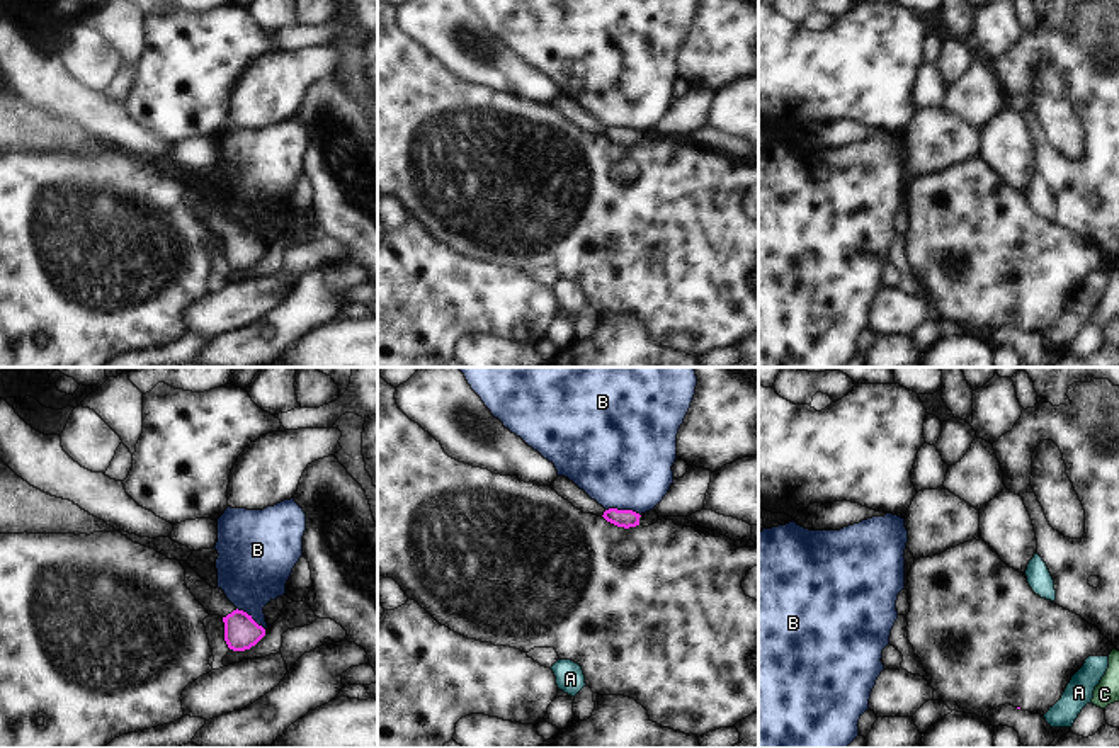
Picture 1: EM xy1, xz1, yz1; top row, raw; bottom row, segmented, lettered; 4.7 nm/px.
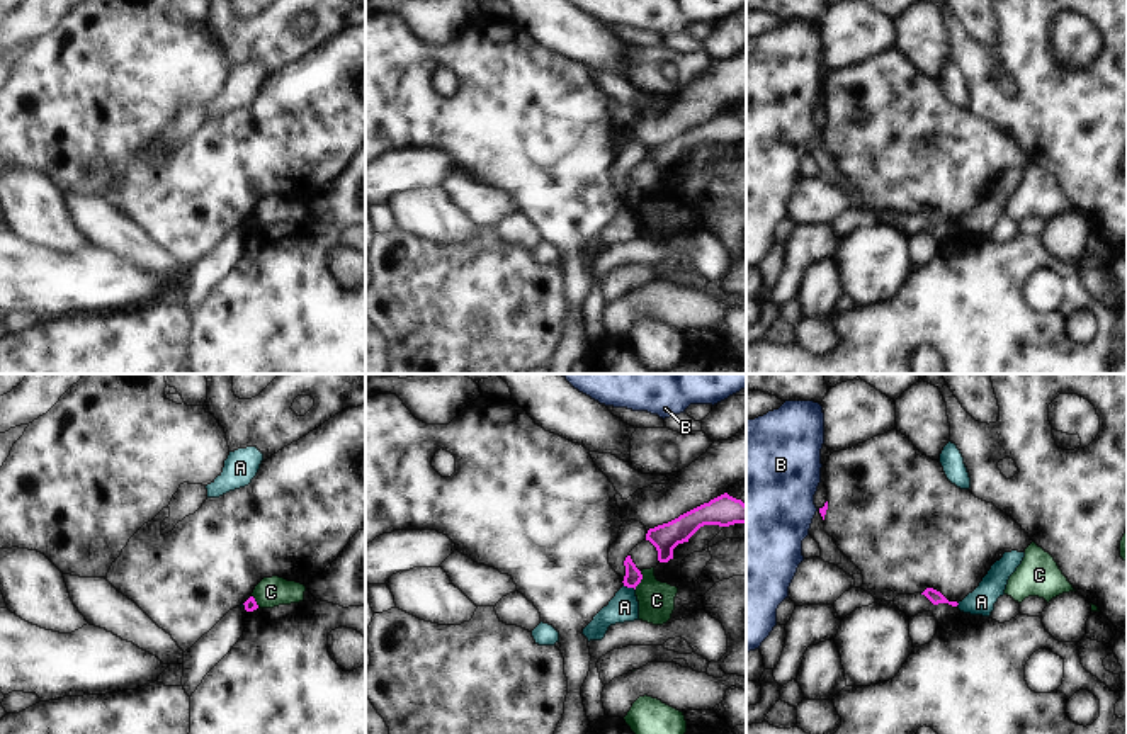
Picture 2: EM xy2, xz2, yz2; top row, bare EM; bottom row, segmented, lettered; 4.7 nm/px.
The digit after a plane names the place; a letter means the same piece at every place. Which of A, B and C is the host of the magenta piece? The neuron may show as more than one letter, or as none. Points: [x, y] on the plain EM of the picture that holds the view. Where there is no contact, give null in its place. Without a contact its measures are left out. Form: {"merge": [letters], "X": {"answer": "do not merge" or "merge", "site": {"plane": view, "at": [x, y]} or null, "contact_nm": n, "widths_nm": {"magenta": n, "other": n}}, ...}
{"merge": [], "A": {"answer": "do not merge", "site": {"plane": "xz2", "at": [629, 206]}, "contact_nm": 70, "widths_nm": {"magenta": 80, "other": 140}}, "B": {"answer": "do not merge", "site": {"plane": "xz1", "at": [623, 130]}, "contact_nm": 170, "widths_nm": {"magenta": 90, "other": 480}}, "C": {"answer": "do not merge", "site": {"plane": "xz2", "at": [641, 197]}, "contact_nm": 90, "widths_nm": {"magenta": 80, "other": 180}}}

